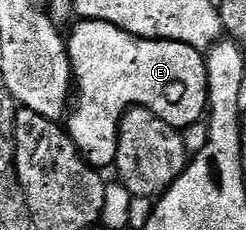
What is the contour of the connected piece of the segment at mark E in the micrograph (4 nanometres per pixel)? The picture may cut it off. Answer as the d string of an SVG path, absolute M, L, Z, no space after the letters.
M79 19L77 23L66 40L76 95L64 127L92 168L106 170L113 165L118 126L131 108L152 110L179 130L191 128L207 115L208 70L199 49L175 40L146 40L99 20Z

